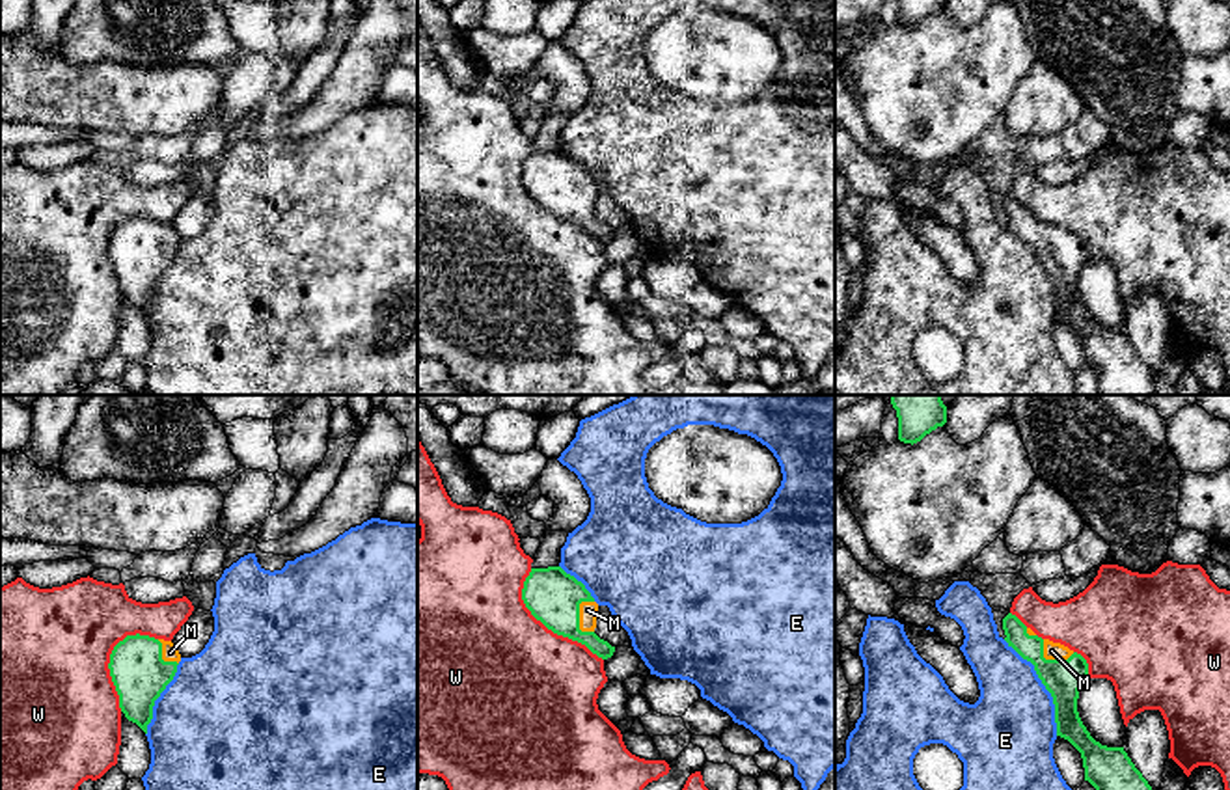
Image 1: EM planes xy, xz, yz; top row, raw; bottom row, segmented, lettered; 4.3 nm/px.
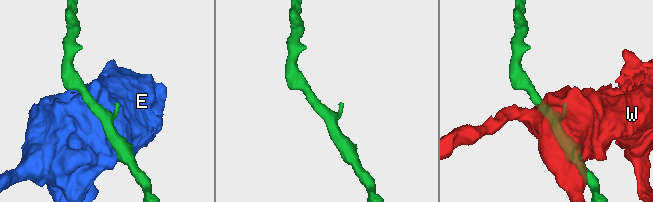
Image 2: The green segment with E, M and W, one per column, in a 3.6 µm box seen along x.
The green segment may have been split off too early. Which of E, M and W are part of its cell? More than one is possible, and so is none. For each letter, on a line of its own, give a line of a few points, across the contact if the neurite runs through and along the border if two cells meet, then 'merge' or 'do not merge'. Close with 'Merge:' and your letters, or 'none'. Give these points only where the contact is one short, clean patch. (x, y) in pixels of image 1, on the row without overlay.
E: do not merge
M: merge
W: do not merge
Merge: M

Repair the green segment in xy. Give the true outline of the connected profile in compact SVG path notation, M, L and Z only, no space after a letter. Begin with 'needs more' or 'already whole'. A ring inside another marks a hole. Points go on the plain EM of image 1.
needs more; M127 218L110 237L110 259L125 300L145 317L153 289L173 263L181 237L171 224L149 218Z

